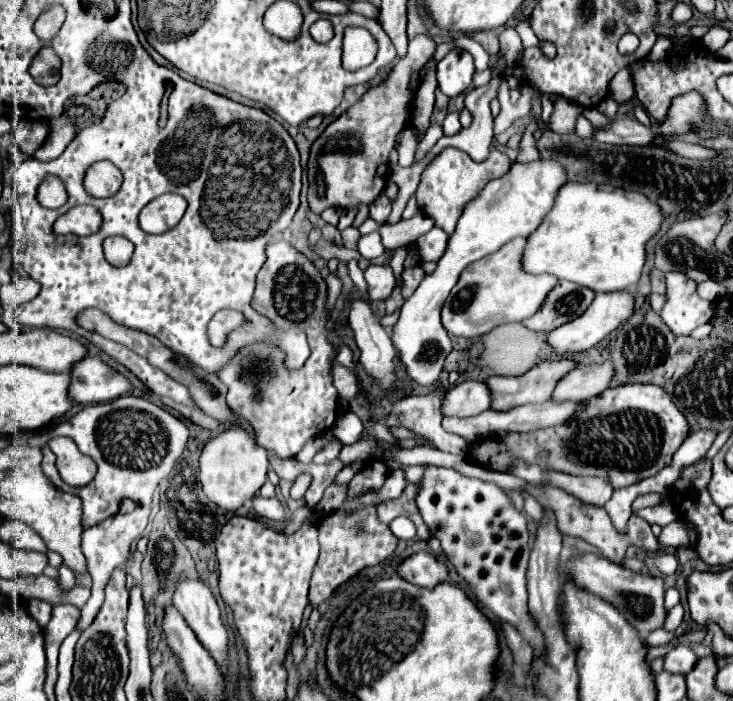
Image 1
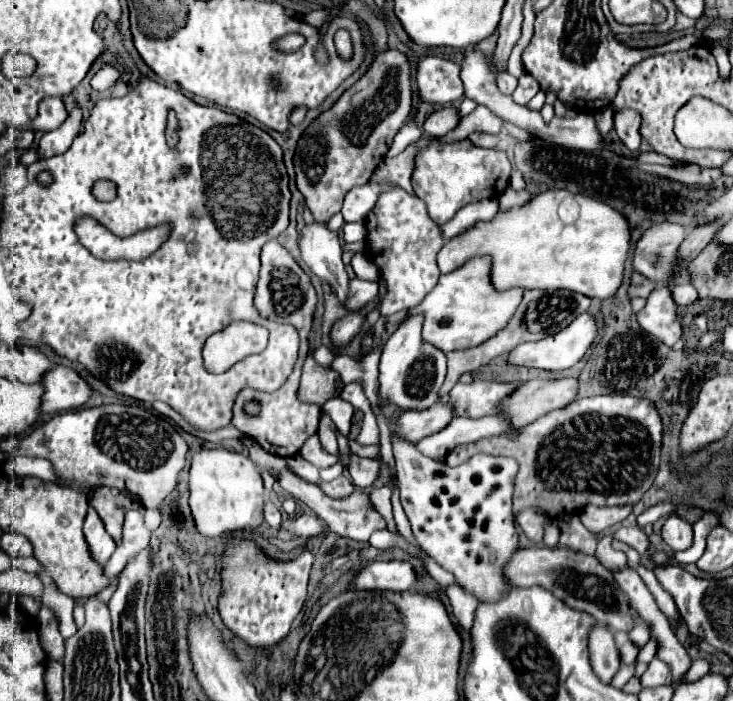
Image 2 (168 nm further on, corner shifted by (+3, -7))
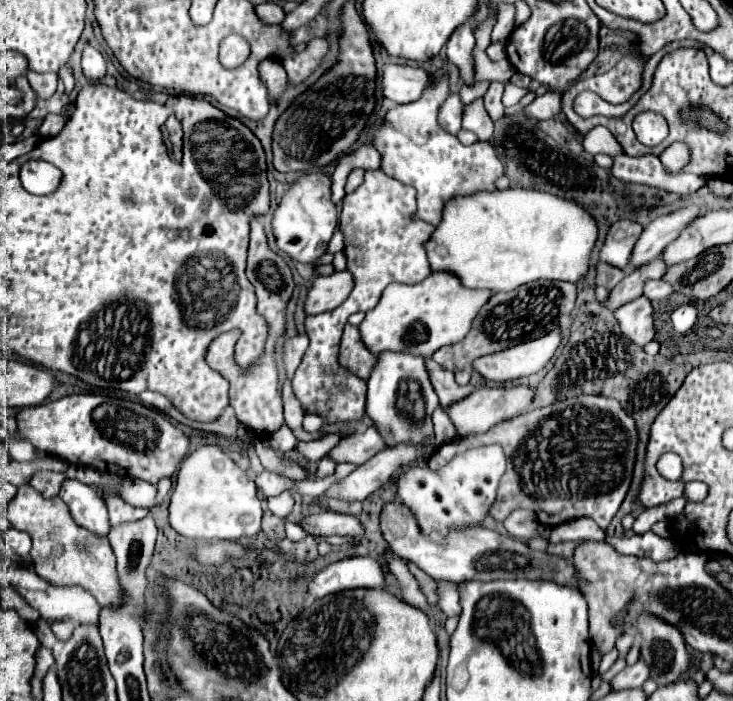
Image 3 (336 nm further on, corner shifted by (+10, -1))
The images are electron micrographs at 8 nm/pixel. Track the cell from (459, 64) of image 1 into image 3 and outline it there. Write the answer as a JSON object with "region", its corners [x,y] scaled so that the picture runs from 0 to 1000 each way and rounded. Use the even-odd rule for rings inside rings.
{"region":[[[532,91],[524,97],[521,108],[521,134],[543,148],[565,146],[587,123],[589,108],[576,94],[559,91]]]}

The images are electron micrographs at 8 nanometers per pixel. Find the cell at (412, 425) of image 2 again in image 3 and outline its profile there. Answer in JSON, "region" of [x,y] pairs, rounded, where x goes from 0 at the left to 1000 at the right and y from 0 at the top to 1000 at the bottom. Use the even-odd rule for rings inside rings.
{"region":[[[505,608],[497,616],[486,616],[480,622],[467,625],[464,633],[450,645],[450,650],[458,659],[480,659],[491,665],[505,650],[510,650],[524,639],[527,639],[527,628],[521,625],[521,619],[516,619],[516,613],[510,613],[510,608]]]}

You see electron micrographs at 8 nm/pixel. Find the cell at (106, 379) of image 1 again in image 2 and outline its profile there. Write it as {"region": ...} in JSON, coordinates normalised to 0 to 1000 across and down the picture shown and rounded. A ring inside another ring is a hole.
{"region":[[[89,522],[67,525],[53,548],[59,551],[53,582],[59,591],[80,591],[108,582],[124,565],[121,548],[102,528]]]}

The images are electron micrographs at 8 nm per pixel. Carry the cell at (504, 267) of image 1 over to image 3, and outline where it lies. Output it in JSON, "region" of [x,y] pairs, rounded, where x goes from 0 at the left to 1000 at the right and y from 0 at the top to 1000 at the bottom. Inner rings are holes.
{"region":[[[589,388],[581,399],[559,408],[559,405],[532,405],[516,437],[499,445],[499,454],[491,462],[491,476],[499,496],[508,505],[518,505],[524,499],[535,502],[562,502],[587,511],[598,496],[630,488],[641,474],[652,442],[668,428],[671,414],[641,414],[619,397],[614,388]],[[562,474],[570,474],[570,485],[565,485]]]}

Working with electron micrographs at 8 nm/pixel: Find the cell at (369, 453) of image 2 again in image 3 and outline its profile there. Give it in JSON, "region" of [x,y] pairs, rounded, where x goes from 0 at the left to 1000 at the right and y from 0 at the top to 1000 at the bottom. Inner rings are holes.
{"region":[[[390,542],[385,548],[385,571],[387,571],[387,596],[390,596],[390,608],[404,619],[404,625],[409,631],[415,628],[437,628],[442,625],[442,616],[420,618],[412,613],[412,596],[415,596],[415,582],[409,576],[407,568],[401,568],[401,556],[398,556],[398,542]]]}

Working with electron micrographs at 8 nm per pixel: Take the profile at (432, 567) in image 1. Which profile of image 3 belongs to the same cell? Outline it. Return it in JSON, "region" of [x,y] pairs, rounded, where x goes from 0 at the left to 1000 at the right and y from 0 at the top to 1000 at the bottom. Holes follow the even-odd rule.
{"region":[[[505,793],[469,796],[445,807],[423,827],[423,847],[439,853],[445,847],[477,842],[477,839],[524,839],[527,813]]]}

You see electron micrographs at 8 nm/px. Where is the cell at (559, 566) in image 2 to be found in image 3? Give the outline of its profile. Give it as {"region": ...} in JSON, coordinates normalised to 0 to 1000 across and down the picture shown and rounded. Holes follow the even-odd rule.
{"region":[[[535,716],[521,728],[518,753],[540,793],[562,799],[592,827],[668,830],[668,827],[685,827],[685,825],[698,825],[698,827],[715,825],[715,827],[764,830],[764,836],[778,836],[783,842],[791,842],[789,813],[783,813],[778,799],[772,799],[769,793],[726,785],[718,773],[707,767],[696,767],[693,762],[679,762],[666,753],[644,750],[630,759],[614,759],[611,767],[603,767],[600,762],[578,765],[568,742],[562,739],[559,728],[554,728],[554,722],[548,722],[546,716]]]}

